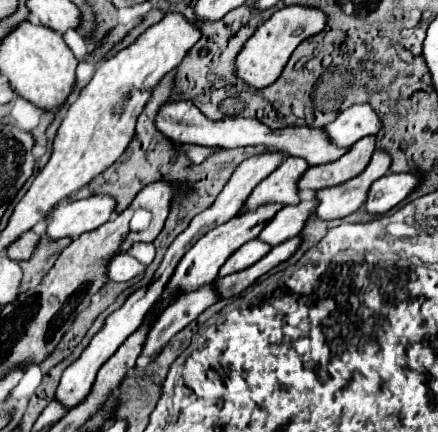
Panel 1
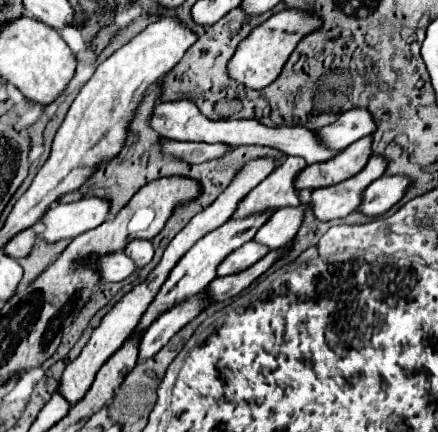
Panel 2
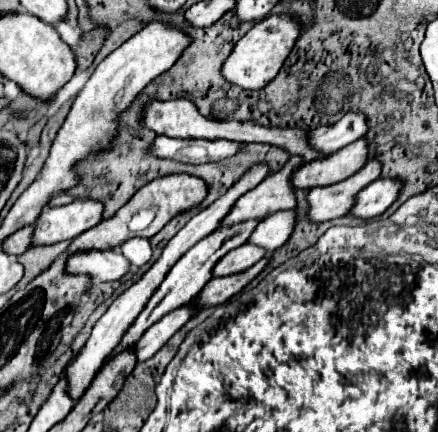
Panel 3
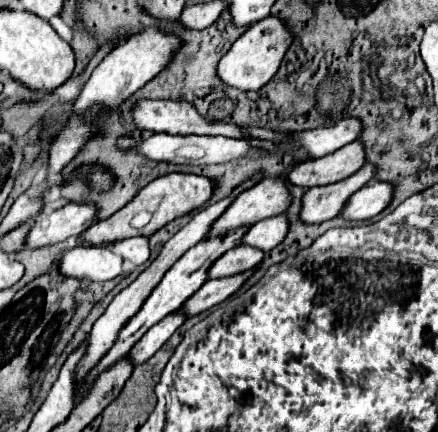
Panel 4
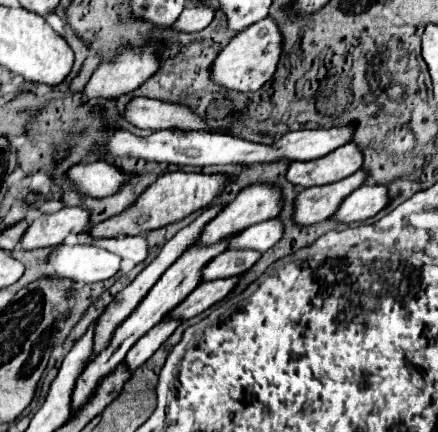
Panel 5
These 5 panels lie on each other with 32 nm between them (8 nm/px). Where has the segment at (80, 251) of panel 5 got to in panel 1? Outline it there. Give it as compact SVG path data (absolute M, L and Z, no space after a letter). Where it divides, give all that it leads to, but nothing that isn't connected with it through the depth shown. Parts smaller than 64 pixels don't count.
M124 254L124 256L116 256L116 260L112 260L112 264L108 264L108 276L114 282L128 282L140 274L144 274L146 264L138 262L132 254Z

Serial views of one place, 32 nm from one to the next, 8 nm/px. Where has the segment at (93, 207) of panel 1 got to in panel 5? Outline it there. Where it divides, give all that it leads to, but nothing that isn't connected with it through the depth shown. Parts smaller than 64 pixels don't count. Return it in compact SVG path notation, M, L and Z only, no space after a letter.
M64 206L54 214L42 214L34 220L34 224L20 240L22 250L46 248L62 244L68 234L80 234L88 228L90 210L80 206Z

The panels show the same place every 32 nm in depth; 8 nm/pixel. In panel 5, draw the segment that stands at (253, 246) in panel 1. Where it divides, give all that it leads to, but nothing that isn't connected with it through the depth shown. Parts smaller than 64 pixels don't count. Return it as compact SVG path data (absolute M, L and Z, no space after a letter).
M228 250L222 252L208 268L204 268L204 280L218 280L218 278L228 278L228 276L240 276L246 270L250 270L258 260L260 252L254 250Z

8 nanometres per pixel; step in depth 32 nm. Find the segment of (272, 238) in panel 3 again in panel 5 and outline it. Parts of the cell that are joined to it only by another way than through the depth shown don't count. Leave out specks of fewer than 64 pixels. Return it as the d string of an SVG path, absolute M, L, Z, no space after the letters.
M270 218L270 220L264 220L260 224L254 224L246 230L242 230L238 236L232 238L232 244L230 248L252 248L252 250L258 250L258 252L266 252L270 250L284 234L284 224L280 218Z

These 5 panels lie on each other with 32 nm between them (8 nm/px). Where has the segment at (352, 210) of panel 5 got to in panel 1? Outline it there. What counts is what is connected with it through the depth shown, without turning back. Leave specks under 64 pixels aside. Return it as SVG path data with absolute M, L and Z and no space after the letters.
M420 172L386 174L384 178L376 180L376 184L372 184L372 192L368 192L368 200L364 206L370 214L384 214L390 208L398 206L420 184L422 184Z

